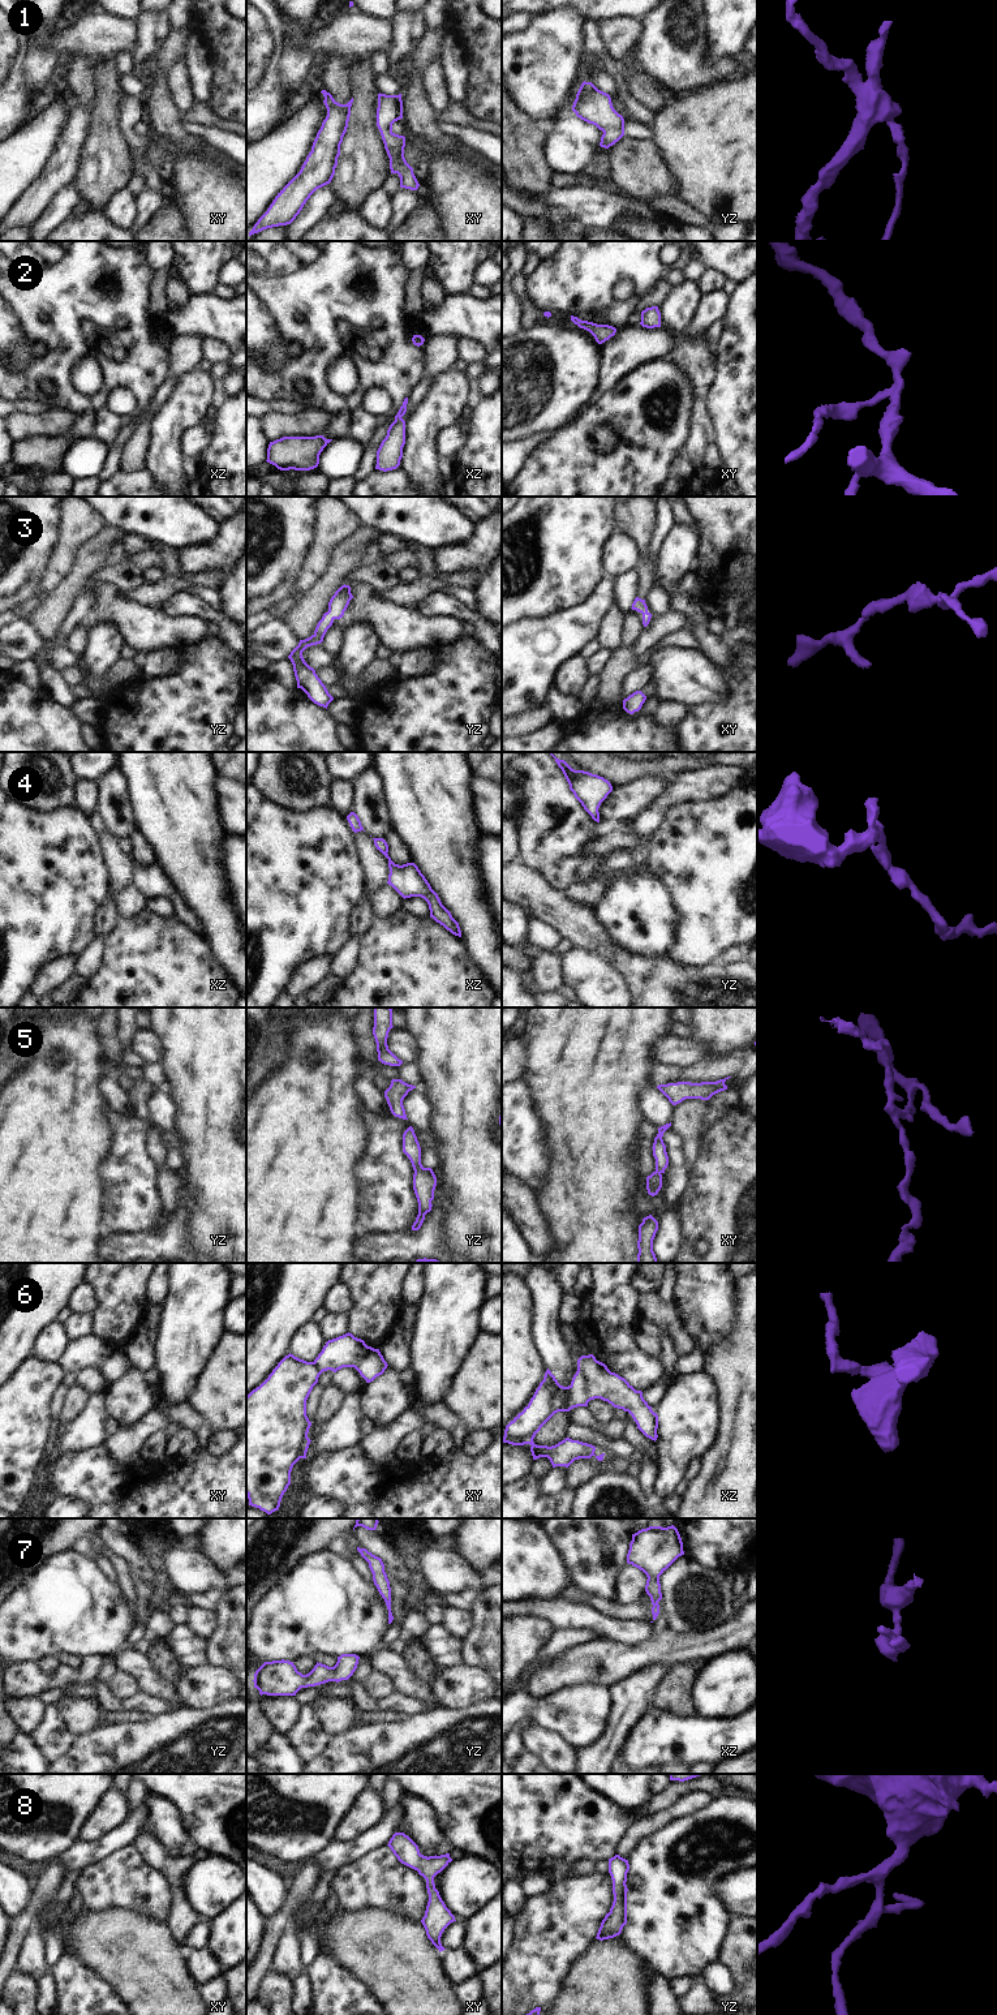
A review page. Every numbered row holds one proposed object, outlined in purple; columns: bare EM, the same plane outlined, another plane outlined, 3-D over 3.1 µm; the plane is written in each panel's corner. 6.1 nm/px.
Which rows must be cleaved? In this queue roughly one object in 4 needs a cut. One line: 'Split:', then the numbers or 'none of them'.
Split: 6

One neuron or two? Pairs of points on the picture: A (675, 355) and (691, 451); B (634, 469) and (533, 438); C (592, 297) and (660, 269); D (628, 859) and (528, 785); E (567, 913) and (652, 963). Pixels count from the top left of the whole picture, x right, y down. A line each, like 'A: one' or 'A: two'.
A: one
B: two
C: one
D: one
E: one

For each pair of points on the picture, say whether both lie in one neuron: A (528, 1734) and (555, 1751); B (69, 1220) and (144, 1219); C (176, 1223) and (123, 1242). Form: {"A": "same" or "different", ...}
{"A": "same", "B": "different", "C": "same"}

